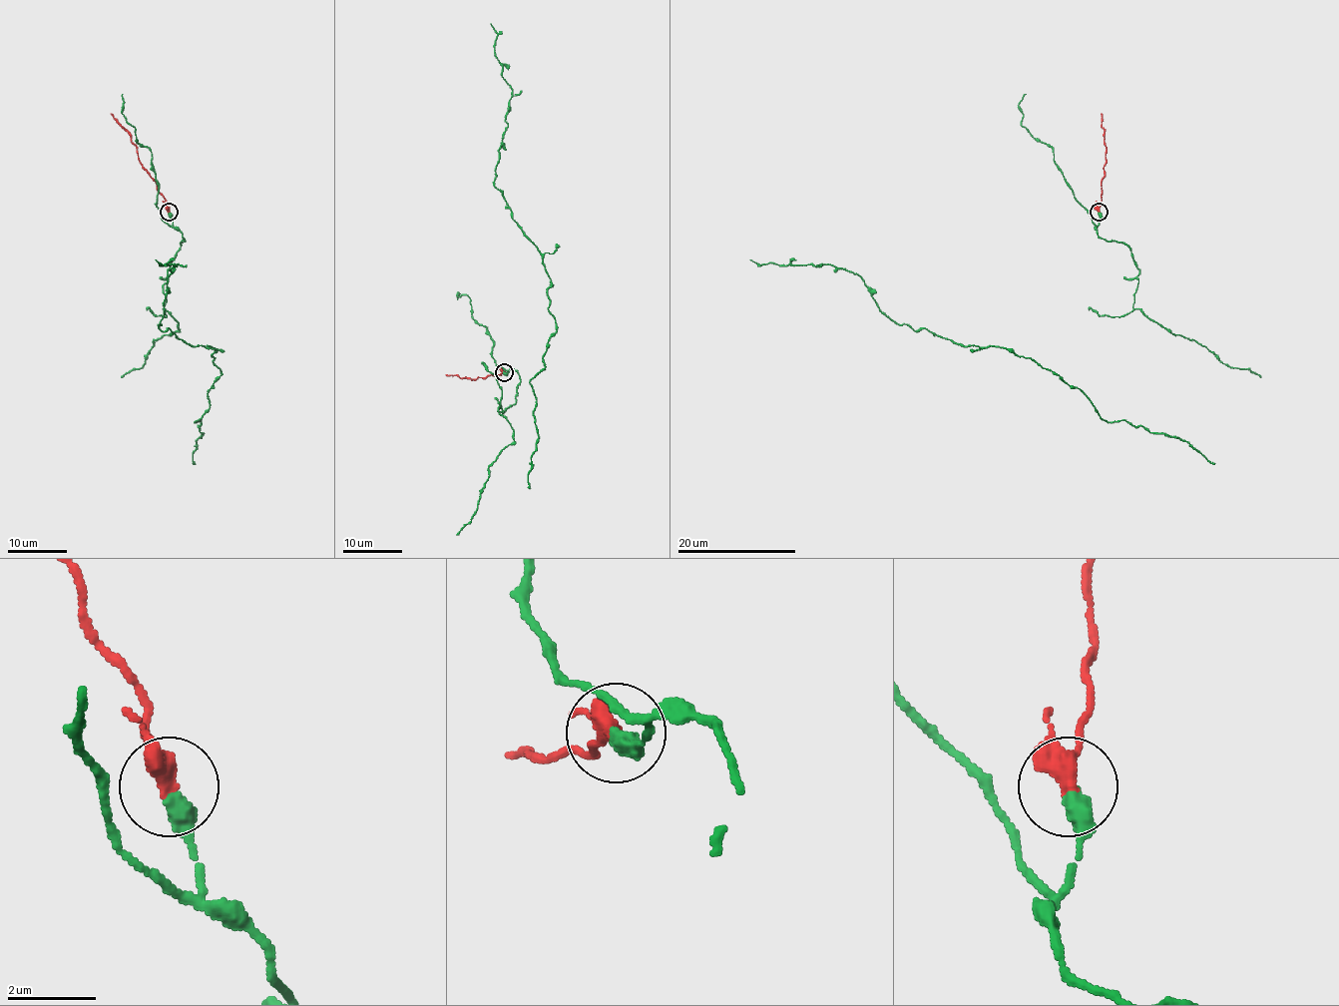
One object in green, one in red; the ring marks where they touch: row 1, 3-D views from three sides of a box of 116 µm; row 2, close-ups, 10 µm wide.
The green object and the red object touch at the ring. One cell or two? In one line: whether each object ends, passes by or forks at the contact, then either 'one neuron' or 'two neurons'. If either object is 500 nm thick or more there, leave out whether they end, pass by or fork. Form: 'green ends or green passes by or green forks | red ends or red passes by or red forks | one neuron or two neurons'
green ends | red passes by | two neurons

